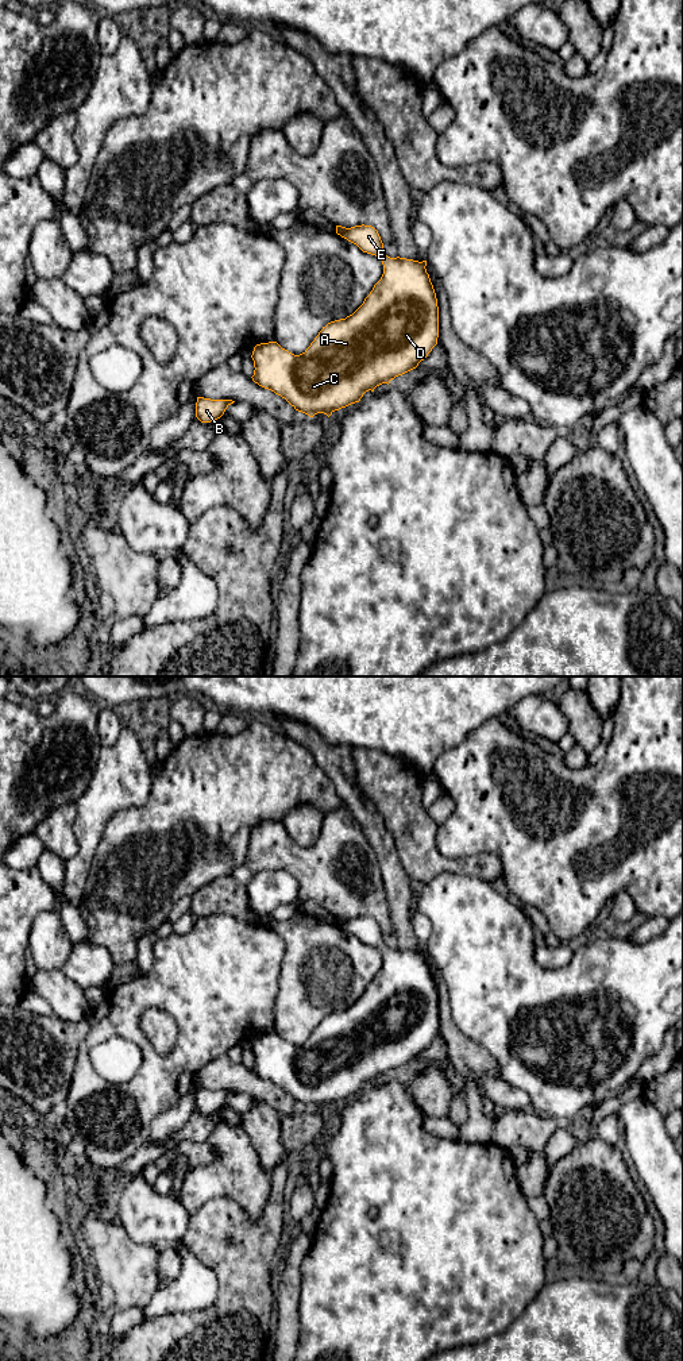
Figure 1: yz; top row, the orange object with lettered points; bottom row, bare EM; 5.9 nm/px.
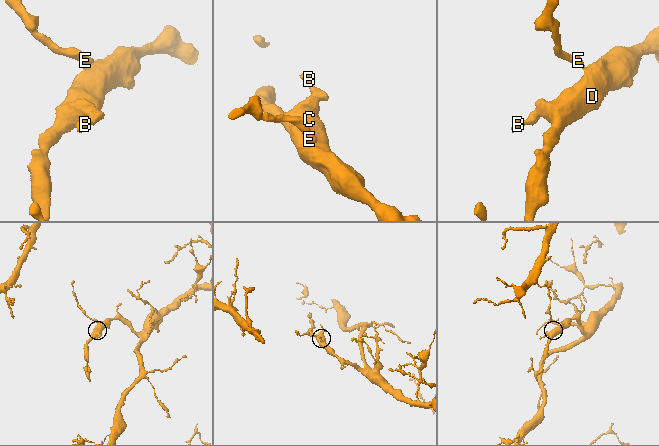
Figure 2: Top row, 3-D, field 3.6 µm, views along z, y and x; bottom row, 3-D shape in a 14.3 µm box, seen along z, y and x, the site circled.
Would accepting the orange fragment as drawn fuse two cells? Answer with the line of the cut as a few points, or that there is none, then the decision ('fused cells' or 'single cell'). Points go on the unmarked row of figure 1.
cut none; single cell

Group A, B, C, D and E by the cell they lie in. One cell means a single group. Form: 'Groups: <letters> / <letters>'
Groups: A B C D E

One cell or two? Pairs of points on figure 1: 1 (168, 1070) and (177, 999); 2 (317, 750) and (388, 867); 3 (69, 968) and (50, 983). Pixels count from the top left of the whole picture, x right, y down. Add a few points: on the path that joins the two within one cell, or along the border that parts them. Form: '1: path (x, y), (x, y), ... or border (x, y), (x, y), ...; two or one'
1: path (185, 1052), (186, 1017); one
2: path (344, 779), (347, 790), (363, 809), (379, 837); one
3: border (60, 970), (83, 990); two

